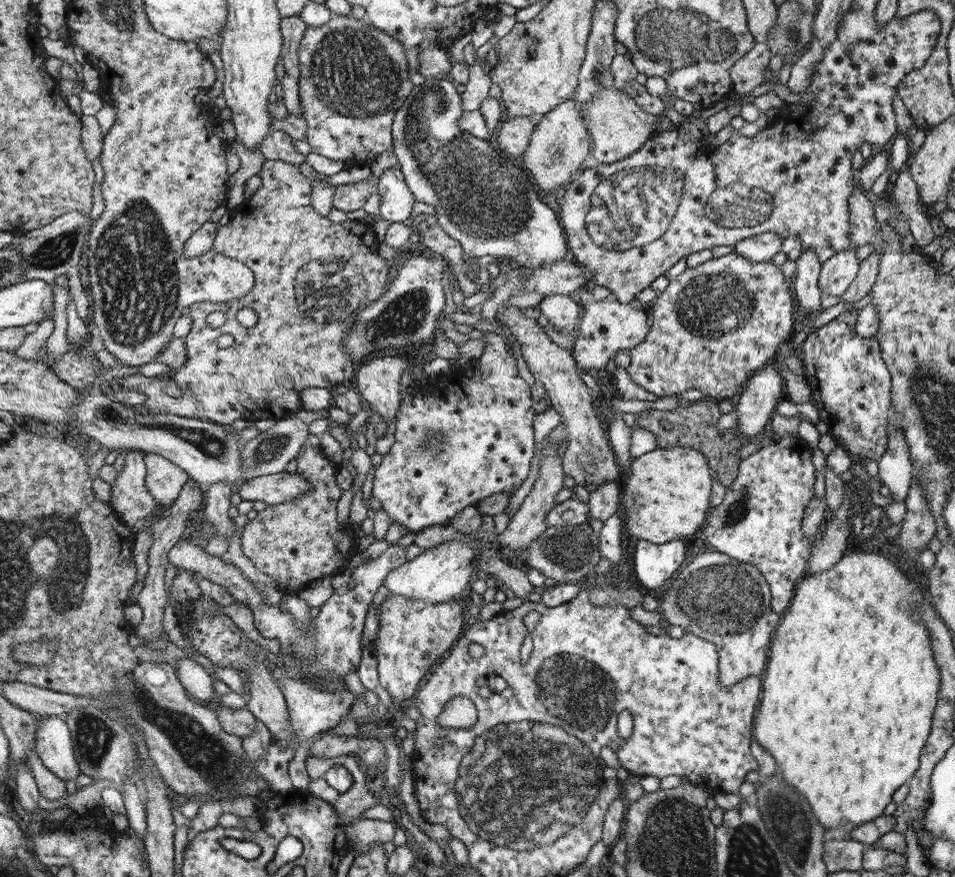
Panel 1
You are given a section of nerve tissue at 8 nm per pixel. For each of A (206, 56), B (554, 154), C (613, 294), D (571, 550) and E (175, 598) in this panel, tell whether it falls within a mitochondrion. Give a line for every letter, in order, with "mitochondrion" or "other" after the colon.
A: other
B: mitochondrion
C: other
D: mitochondrion
E: other

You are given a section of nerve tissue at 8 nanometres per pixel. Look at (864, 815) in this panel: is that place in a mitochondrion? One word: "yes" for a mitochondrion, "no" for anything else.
no

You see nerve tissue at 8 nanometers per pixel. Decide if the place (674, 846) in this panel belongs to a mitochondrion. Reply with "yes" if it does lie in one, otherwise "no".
yes

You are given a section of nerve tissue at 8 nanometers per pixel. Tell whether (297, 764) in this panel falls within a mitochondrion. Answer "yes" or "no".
no

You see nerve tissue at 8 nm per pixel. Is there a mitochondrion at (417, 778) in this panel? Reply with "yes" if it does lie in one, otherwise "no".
no

